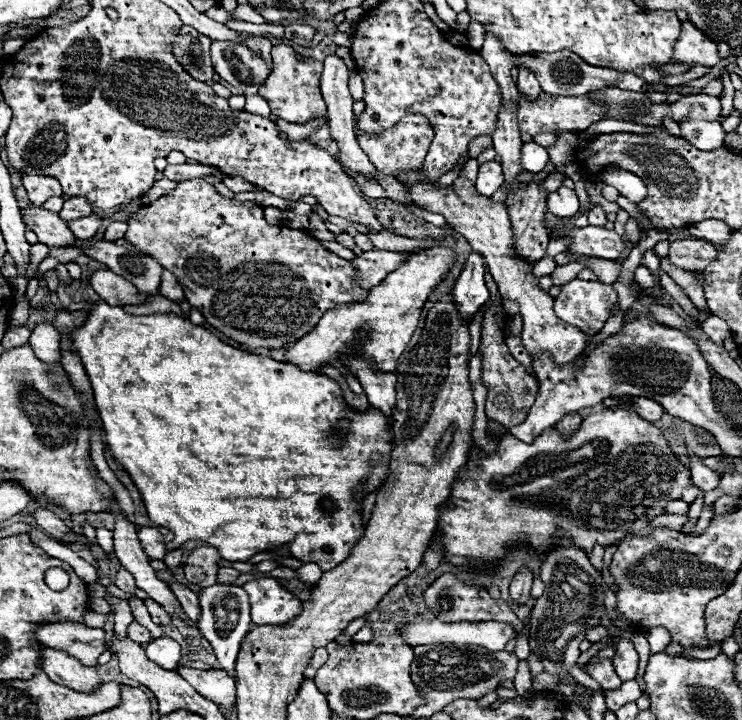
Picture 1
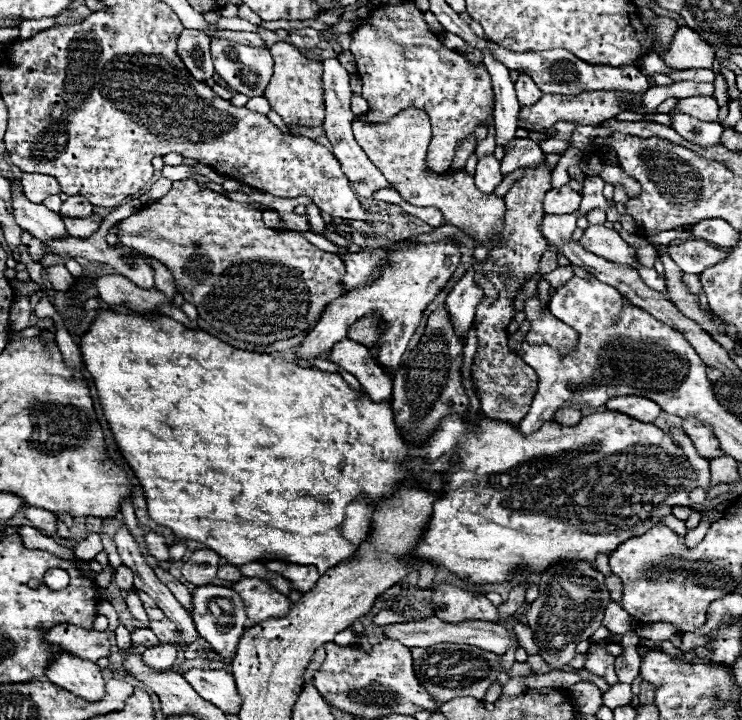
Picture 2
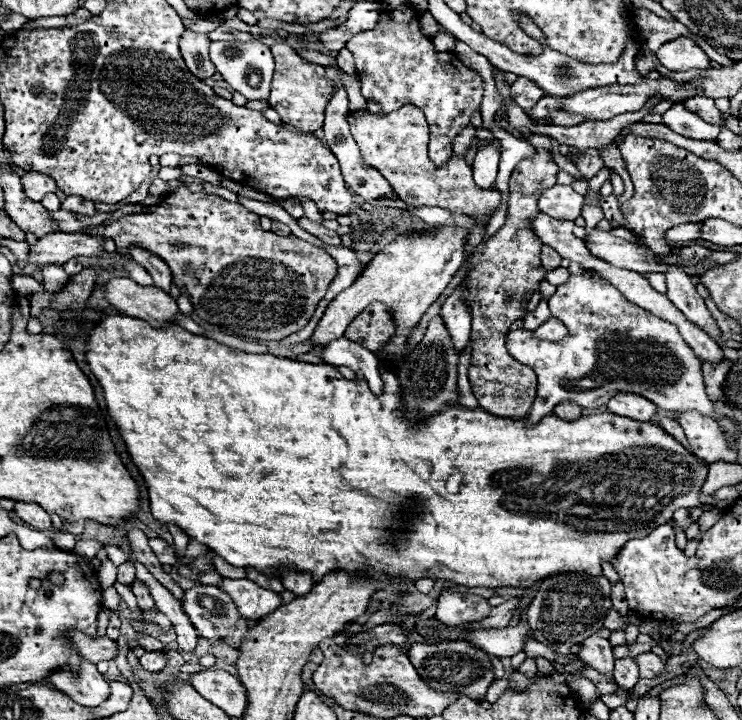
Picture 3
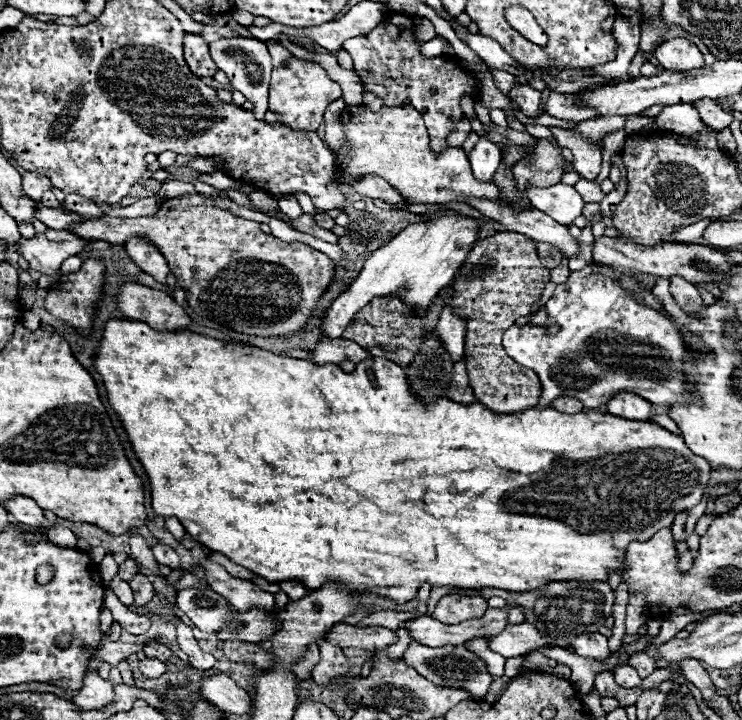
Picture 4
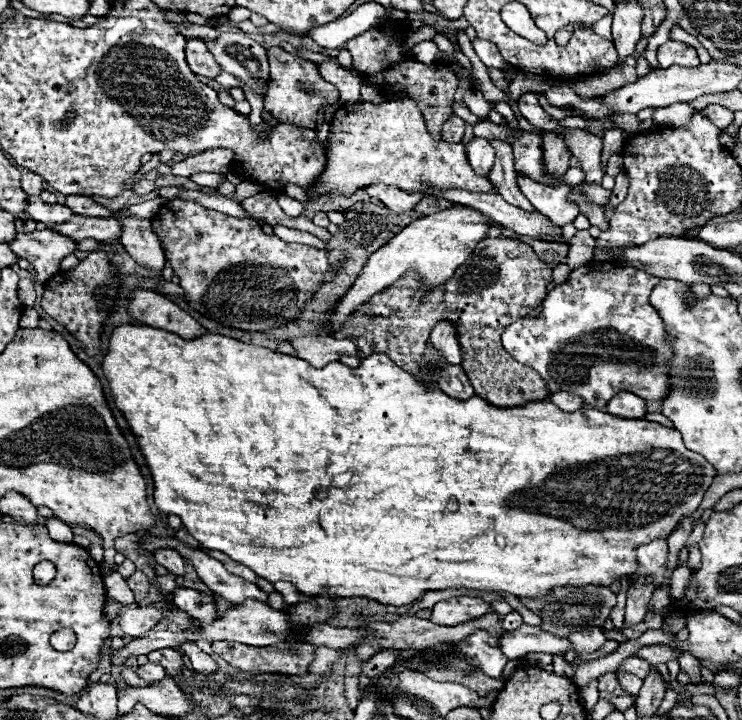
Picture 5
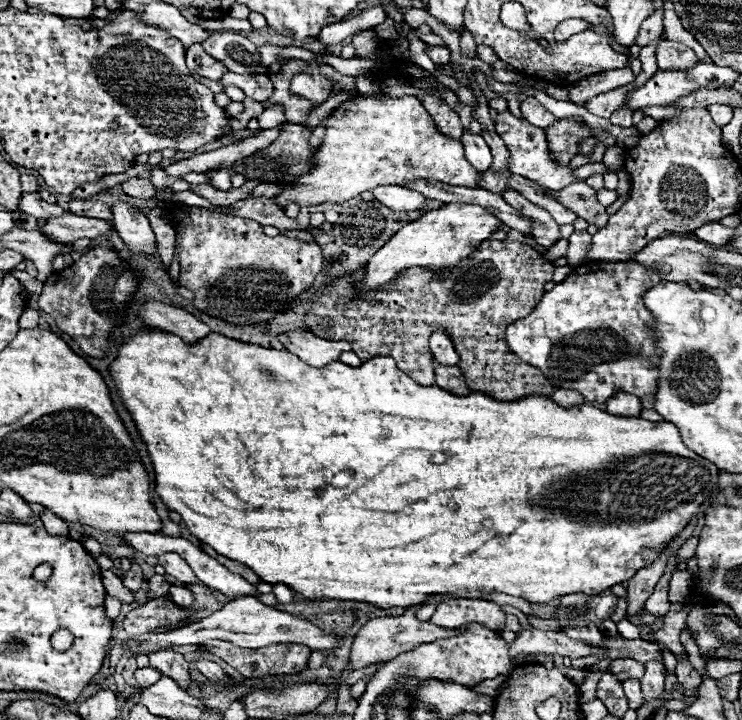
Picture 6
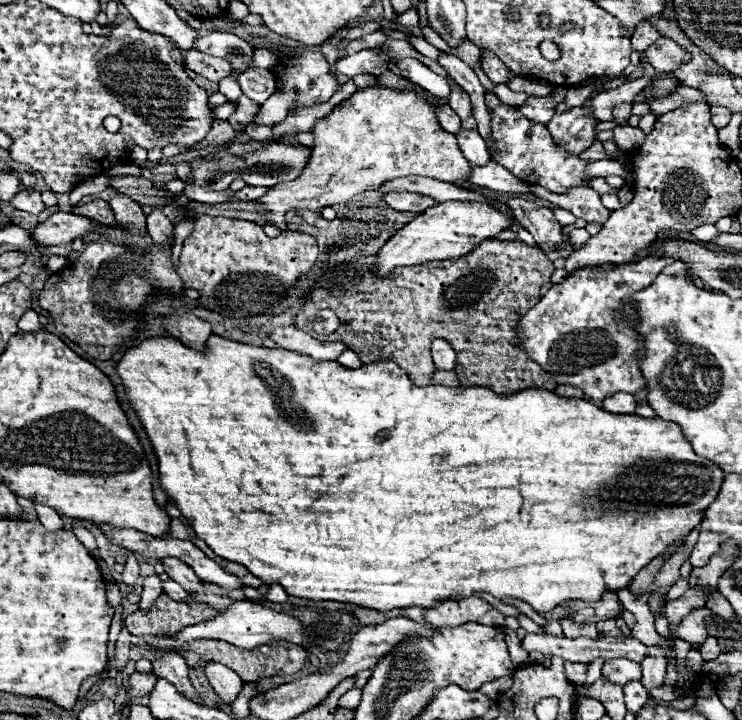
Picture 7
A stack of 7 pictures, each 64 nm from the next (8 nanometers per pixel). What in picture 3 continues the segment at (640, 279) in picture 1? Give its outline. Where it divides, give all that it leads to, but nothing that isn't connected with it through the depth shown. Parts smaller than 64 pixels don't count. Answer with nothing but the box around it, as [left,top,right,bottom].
[646,273,667,294]

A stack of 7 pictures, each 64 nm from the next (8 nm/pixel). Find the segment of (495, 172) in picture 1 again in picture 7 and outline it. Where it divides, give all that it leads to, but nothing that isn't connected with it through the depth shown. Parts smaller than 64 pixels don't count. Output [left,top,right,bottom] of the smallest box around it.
[456,130,490,164]

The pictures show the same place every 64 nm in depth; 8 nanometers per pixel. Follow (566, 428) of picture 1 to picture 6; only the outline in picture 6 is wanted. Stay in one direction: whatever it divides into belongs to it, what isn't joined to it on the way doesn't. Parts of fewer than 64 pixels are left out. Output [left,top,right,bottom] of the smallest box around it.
[552,388,584,408]

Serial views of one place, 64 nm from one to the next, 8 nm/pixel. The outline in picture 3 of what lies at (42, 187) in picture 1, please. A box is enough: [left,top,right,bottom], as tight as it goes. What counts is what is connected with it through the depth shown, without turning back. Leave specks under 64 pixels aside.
[22,172,56,202]

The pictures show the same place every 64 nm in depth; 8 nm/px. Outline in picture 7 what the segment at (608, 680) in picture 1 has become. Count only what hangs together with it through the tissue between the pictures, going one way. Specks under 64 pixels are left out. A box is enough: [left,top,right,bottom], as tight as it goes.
[560,618,598,638]

